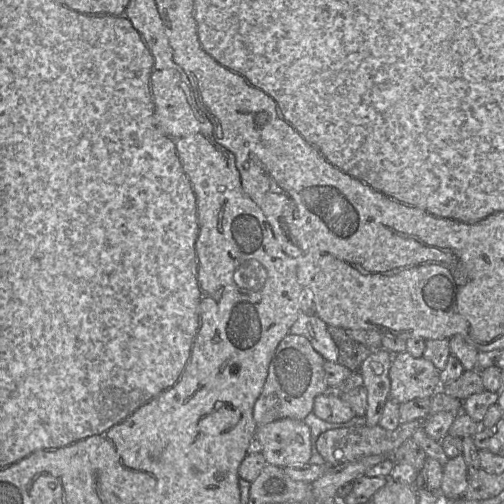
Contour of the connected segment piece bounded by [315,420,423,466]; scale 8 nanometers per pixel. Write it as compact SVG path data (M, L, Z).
M413 420L400 423L394 430L386 430L378 424L372 427L365 424L363 426L335 428L321 433L315 442L315 447L327 466L337 466L370 455L391 456L391 453L404 441L410 439L419 427L423 427L423 421Z

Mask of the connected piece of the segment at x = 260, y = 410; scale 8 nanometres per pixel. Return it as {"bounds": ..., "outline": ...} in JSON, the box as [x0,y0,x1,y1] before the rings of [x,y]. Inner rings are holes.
{"bounds":[253,334,329,426],"outline":[[[288,334],[279,343],[270,362],[267,378],[257,398],[253,418],[257,426],[263,426],[282,418],[304,420],[313,412],[315,398],[329,391],[325,380],[325,359],[302,335]]]}

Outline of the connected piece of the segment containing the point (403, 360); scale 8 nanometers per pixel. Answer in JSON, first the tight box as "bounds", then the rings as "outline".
{"bounds":[389,351,440,403],"outline":[[[407,351],[393,354],[389,369],[389,398],[397,403],[431,398],[440,388],[439,370],[422,357],[415,358]]]}

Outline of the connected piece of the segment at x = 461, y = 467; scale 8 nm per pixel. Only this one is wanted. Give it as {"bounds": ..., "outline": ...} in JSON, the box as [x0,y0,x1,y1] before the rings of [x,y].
{"bounds":[440,454,468,501],"outline":[[[462,454],[448,459],[442,470],[440,495],[442,501],[461,498],[468,486],[468,470]]]}

